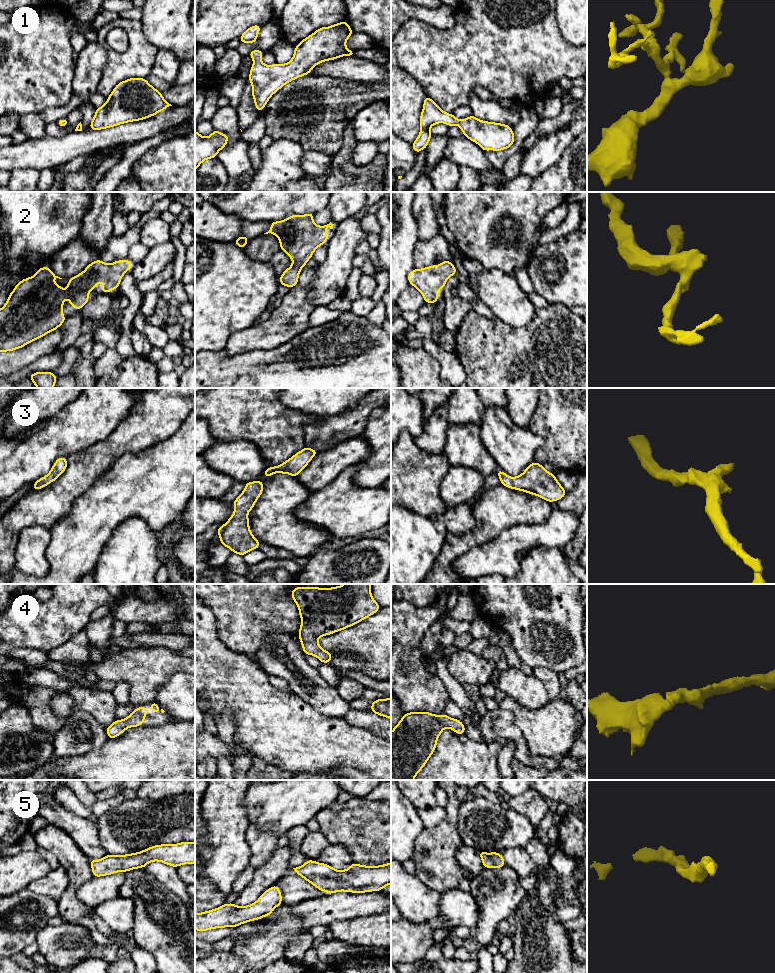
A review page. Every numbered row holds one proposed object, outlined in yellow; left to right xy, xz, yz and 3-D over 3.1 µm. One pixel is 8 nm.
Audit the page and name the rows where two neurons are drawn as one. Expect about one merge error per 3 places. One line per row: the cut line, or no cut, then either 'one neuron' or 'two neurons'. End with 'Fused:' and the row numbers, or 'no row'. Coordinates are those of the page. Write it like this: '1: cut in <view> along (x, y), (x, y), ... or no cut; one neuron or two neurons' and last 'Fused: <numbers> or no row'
1: no cut; one neuron
2: no cut; one neuron
3: no cut; one neuron
4: no cut; one neuron
5: no cut; one neuron
Fused: no row

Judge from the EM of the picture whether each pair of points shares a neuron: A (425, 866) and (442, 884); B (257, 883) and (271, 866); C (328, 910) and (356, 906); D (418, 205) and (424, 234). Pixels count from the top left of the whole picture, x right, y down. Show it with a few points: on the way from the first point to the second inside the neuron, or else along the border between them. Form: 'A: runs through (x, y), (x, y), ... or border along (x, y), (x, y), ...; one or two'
A: runs through (429, 870), (439, 880); one
B: runs through (261, 879), (270, 870); one
C: runs through (335, 907), (349, 906); one
D: runs through (424, 211), (424, 226); one

